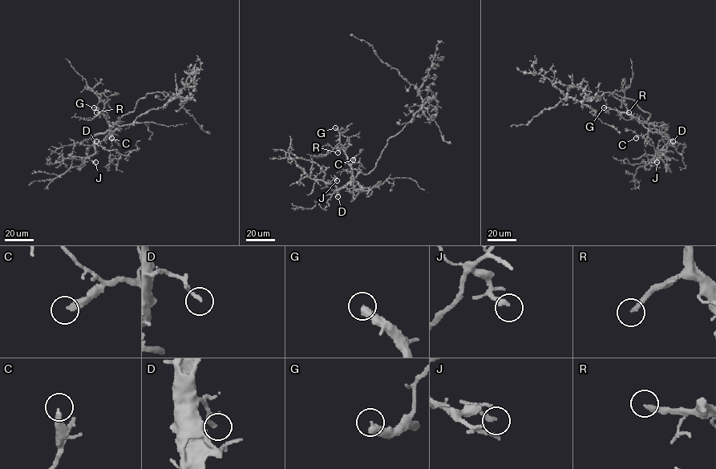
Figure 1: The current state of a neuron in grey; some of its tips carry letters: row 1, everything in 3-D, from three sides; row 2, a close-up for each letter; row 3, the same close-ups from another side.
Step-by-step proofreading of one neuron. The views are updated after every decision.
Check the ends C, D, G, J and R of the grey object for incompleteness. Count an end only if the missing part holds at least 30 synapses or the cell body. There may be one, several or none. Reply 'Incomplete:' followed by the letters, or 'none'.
Incomplete: G, R

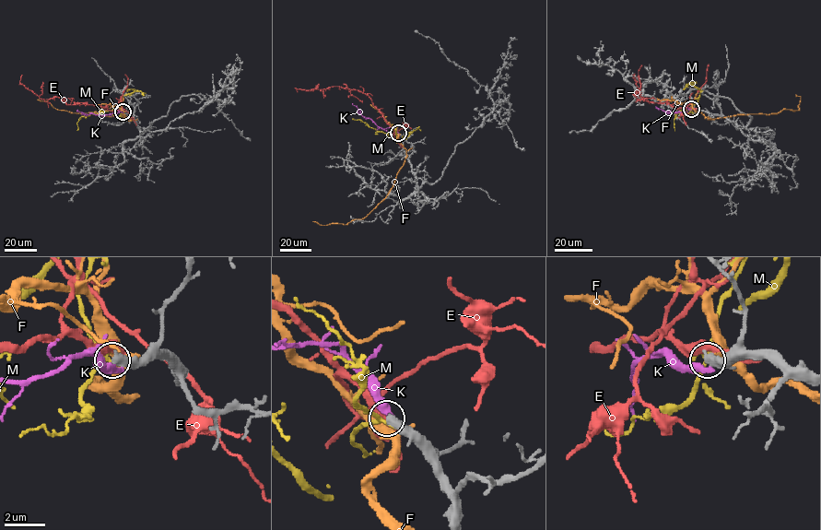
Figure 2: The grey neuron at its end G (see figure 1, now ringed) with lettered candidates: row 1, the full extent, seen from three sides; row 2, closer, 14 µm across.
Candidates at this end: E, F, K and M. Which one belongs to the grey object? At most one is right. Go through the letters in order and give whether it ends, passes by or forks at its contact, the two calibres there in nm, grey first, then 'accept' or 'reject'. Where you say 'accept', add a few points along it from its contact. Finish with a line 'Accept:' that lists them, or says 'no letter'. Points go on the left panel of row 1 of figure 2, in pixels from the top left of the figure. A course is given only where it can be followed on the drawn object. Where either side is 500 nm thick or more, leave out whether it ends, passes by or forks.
E: calibres 550 and 380 nm; reject
F: calibres 600 and 360 nm; reject
K: calibres 550 and 320 nm; reject
M: calibres 500 and 160 nm; reject
Accept: no letter

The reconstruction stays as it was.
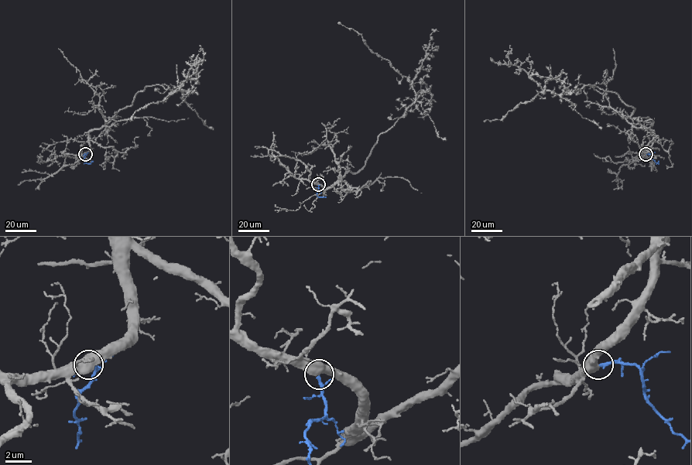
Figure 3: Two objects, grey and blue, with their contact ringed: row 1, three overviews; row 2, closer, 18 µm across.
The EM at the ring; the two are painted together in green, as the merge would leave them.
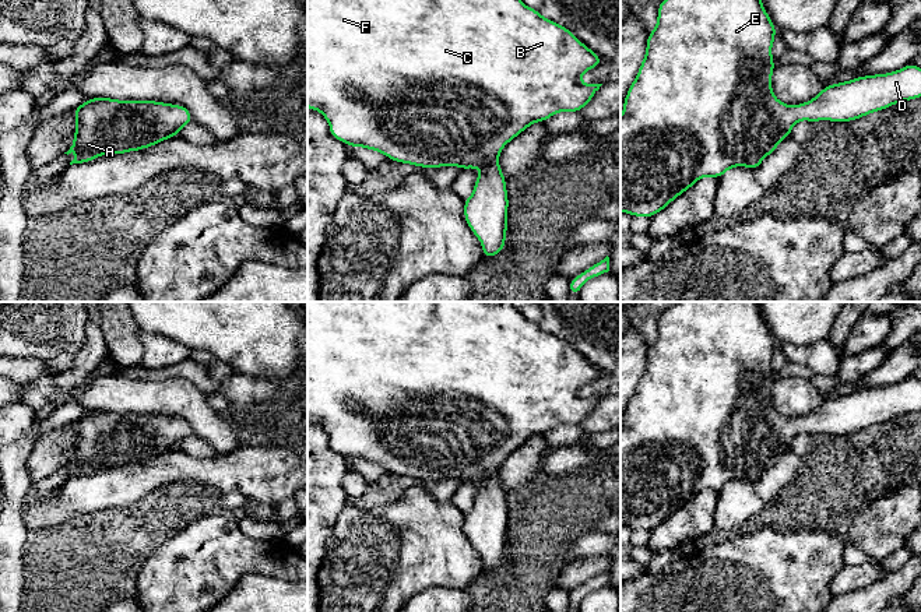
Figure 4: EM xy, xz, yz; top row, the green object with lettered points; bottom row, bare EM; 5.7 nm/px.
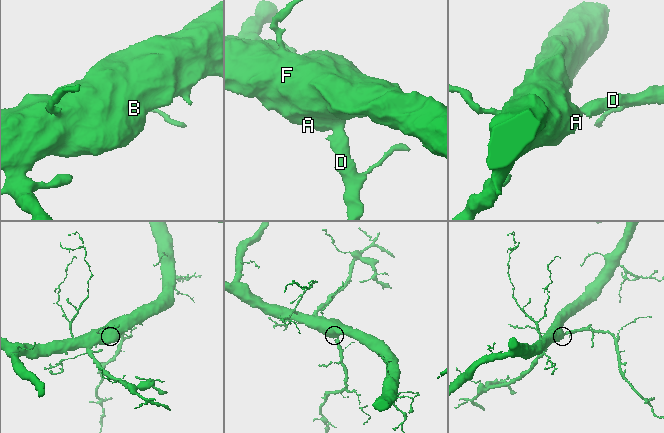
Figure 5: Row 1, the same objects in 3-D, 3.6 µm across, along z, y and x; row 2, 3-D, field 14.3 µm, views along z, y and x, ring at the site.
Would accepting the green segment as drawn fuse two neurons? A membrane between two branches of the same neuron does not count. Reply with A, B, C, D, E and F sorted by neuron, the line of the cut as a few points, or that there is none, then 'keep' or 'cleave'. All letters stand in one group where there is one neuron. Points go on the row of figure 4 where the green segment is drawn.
A B C D E F; no cut; keep

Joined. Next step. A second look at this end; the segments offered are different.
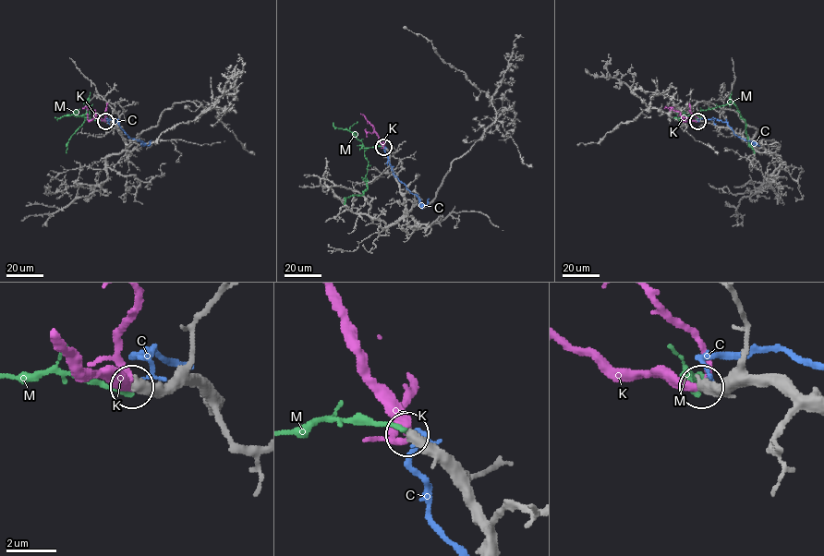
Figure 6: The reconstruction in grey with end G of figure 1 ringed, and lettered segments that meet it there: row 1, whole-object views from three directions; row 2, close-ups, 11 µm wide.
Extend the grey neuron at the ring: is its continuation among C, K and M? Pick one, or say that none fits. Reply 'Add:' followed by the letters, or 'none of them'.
Add: K

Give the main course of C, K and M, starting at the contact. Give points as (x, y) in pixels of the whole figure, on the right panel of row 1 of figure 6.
C: (698, 121), (701, 118), (726, 122), (736, 135), (756, 145), (749, 140)
K: (697, 121), (683, 117), (672, 108), (664, 108)
M: (697, 122), (699, 111), (732, 102), (745, 120), (749, 144), (755, 152)

